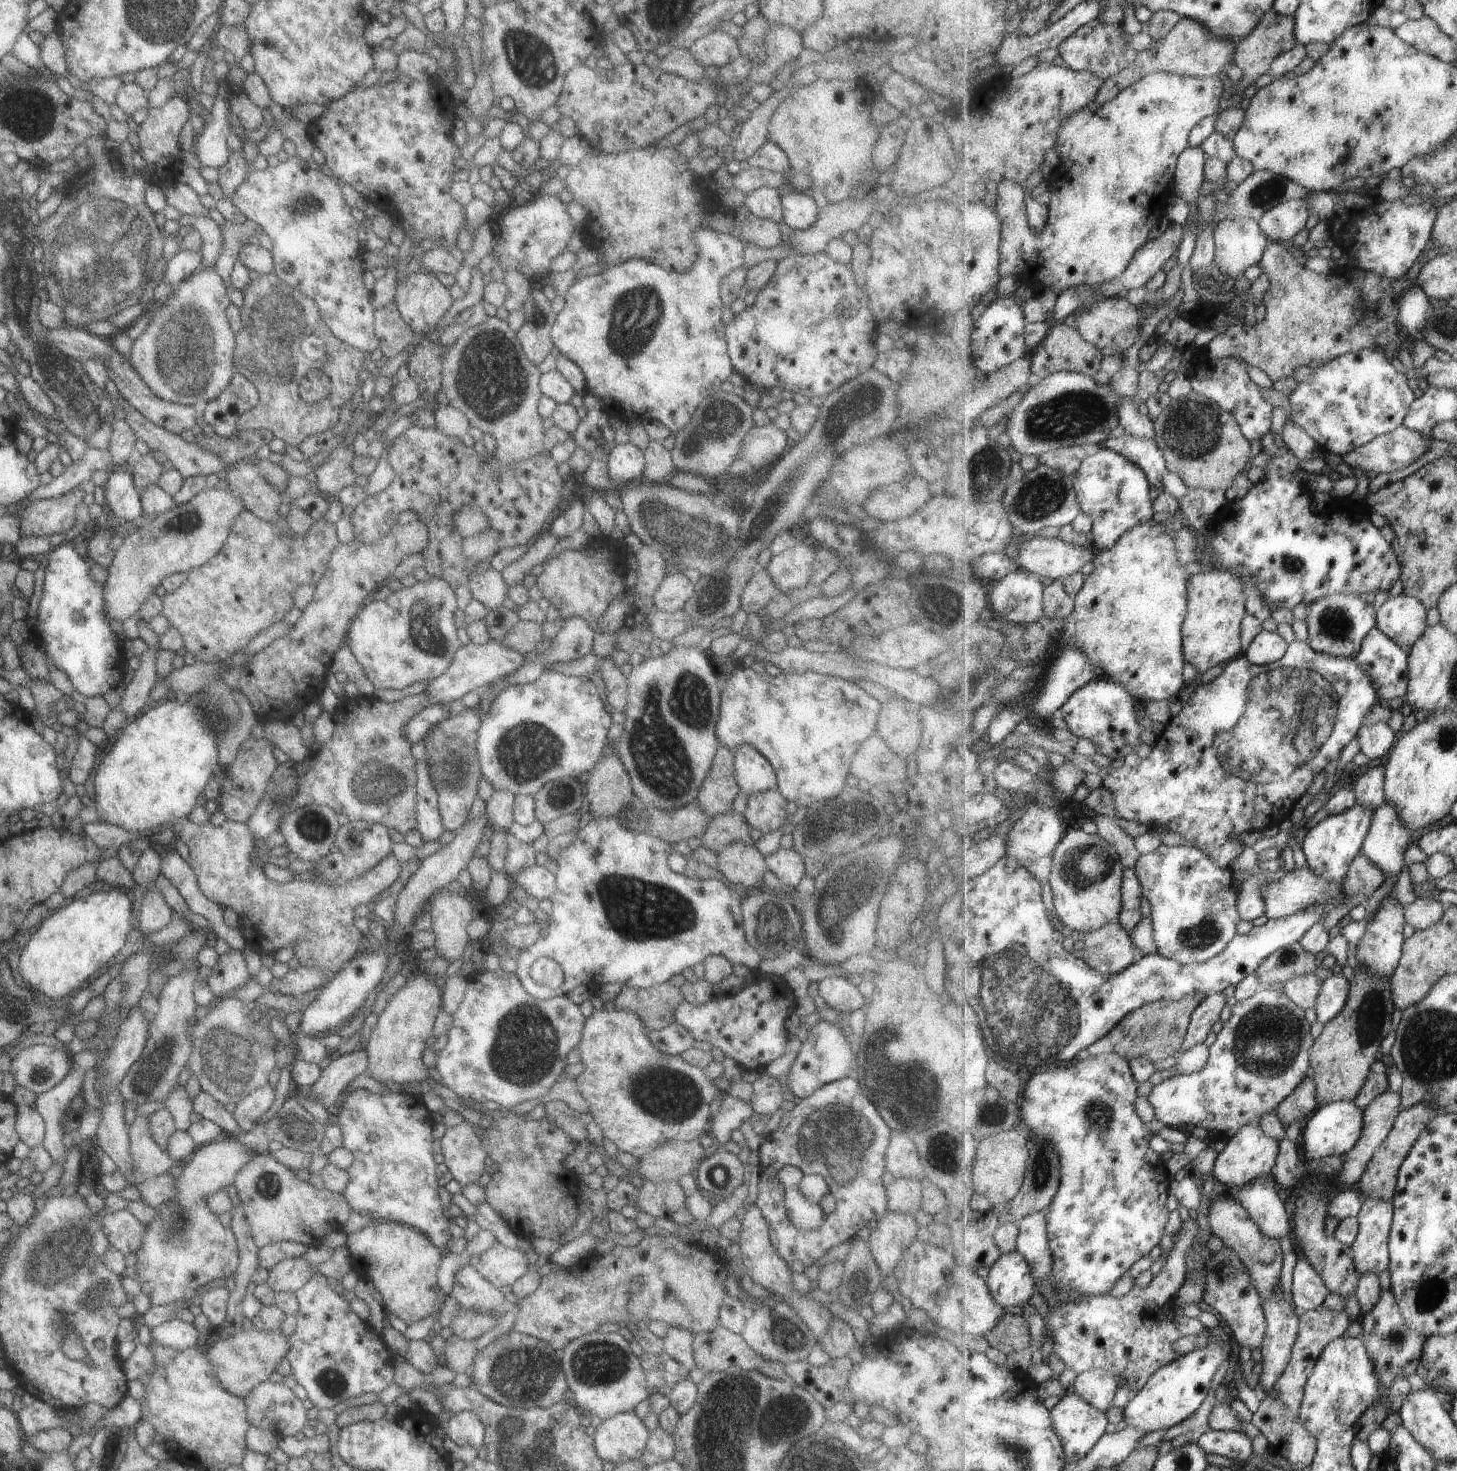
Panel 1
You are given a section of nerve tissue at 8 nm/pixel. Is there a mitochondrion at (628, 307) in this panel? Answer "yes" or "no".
yes

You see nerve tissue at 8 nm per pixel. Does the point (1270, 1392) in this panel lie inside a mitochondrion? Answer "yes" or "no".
no

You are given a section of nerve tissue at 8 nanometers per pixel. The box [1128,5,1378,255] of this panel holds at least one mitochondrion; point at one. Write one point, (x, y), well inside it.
(1264, 195)

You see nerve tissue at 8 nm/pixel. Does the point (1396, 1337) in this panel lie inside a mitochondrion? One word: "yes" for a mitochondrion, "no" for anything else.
yes

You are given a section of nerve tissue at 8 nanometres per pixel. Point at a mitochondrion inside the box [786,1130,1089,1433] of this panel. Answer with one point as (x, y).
(1041, 1174)

